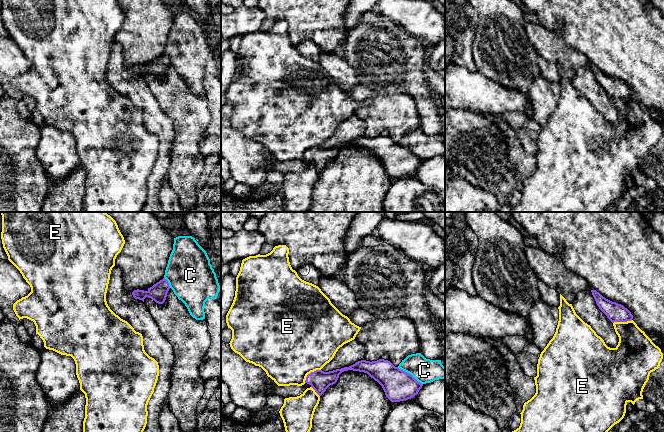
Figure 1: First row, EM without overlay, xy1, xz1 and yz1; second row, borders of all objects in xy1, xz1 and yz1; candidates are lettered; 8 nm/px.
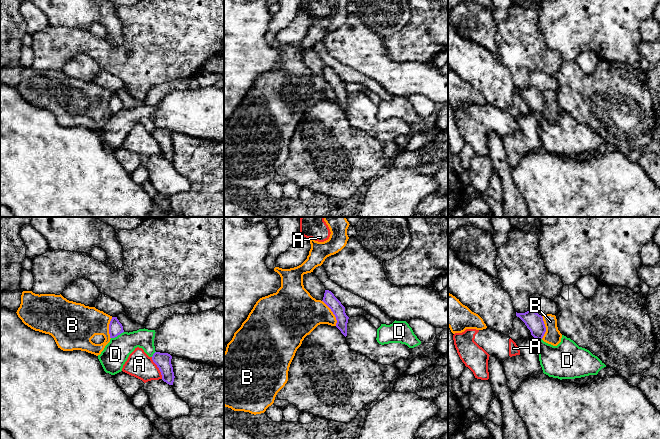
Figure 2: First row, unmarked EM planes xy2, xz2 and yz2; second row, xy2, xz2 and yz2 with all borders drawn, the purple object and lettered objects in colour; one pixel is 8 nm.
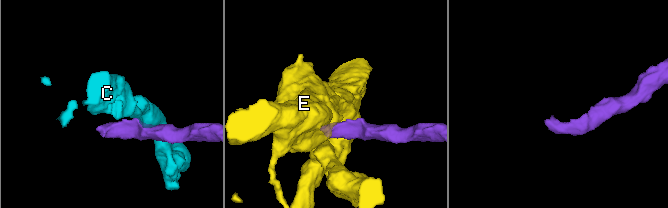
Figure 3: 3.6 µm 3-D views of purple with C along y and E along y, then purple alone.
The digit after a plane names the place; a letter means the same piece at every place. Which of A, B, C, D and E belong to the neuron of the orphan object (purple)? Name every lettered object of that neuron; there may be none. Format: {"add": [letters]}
{"add": []}

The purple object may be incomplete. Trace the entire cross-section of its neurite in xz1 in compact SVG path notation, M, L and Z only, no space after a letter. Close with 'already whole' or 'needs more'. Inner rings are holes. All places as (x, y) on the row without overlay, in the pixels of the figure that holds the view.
M379 135L377 137L361 136L355 140L329 148L316 146L307 151L302 162L266 161L266 171L276 170L284 174L297 173L312 163L321 172L326 165L337 158L339 151L348 146L367 149L383 164L386 173L391 178L400 178L411 175L418 170L423 160L418 158L411 150L395 143L390 137Z; needs more

